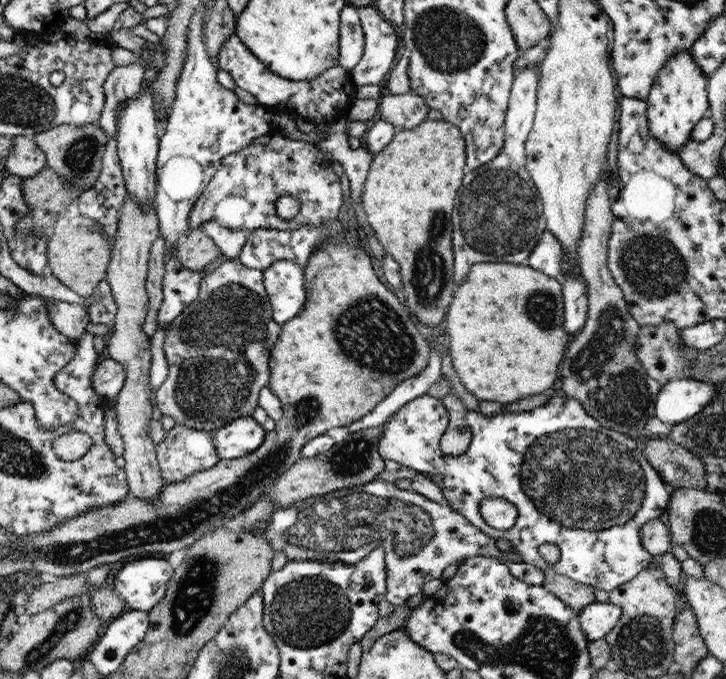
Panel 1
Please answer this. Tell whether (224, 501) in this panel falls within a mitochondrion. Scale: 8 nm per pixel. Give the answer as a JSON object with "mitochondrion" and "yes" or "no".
{"mitochondrion":"yes"}

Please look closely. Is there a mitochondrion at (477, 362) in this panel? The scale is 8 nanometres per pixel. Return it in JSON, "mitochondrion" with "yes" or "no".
{"mitochondrion":"no"}

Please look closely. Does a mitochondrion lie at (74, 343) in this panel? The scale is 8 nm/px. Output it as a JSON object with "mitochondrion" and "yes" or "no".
{"mitochondrion":"no"}

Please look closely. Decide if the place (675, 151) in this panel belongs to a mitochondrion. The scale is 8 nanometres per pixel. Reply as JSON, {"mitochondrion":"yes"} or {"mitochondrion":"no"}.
{"mitochondrion":"no"}

